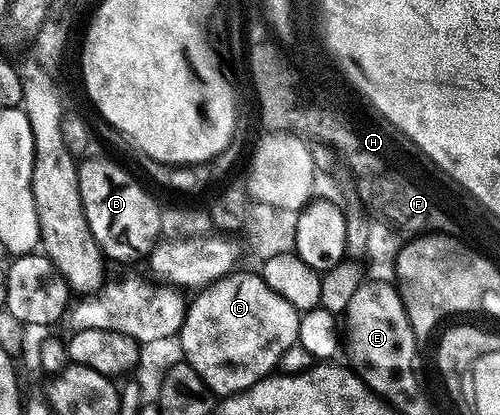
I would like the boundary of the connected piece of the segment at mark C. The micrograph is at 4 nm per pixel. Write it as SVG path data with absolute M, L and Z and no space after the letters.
M231 271L193 294L182 324L181 356L204 379L211 393L225 399L250 389L278 369L278 360L298 340L299 310L280 299L257 273Z

